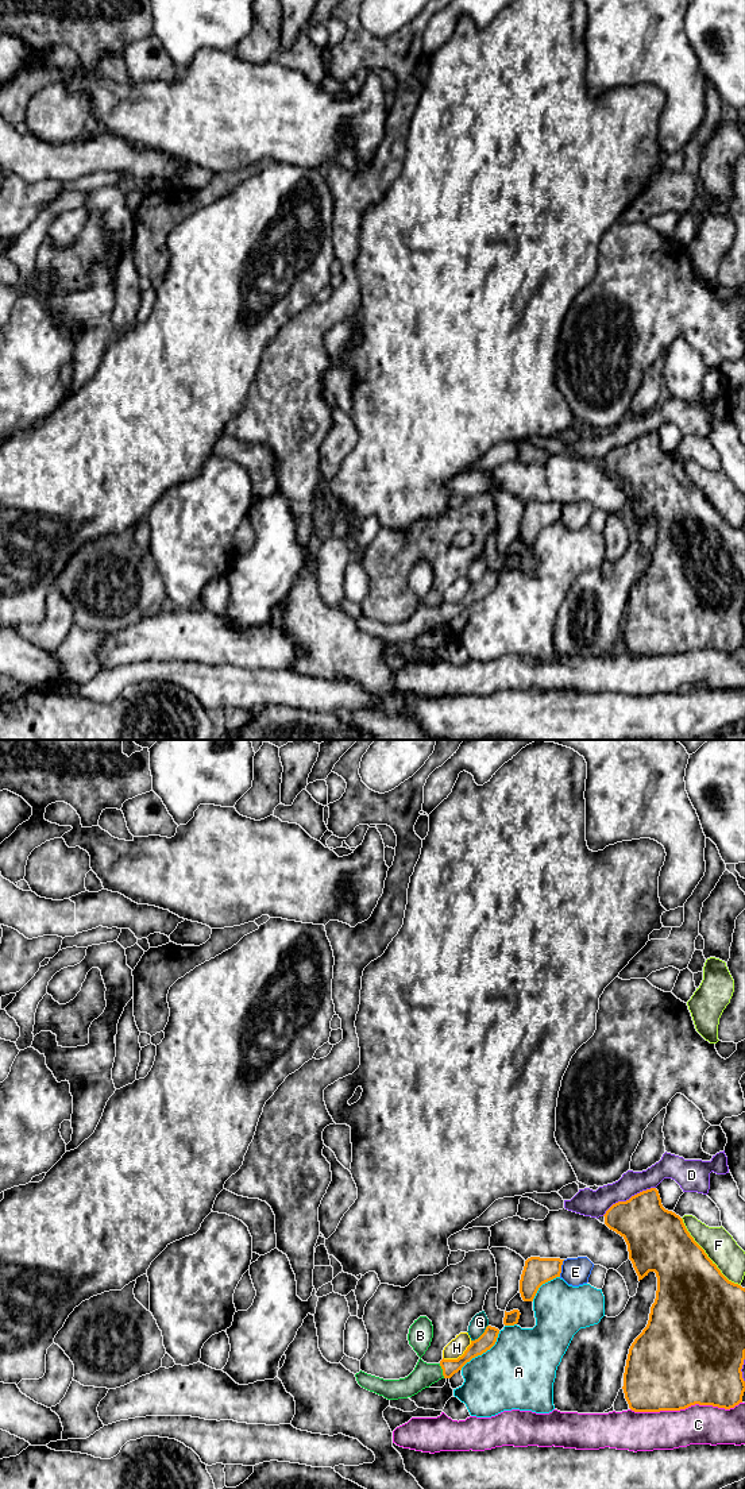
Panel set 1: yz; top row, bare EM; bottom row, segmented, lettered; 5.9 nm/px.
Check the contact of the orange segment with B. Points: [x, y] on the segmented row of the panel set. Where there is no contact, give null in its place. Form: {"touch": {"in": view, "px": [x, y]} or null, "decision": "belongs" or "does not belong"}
{"touch": {"in": "yz", "px": [443, 1370]}, "decision": "belongs"}

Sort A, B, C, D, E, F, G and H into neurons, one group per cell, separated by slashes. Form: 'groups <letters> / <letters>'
groups A / B / C / D / E / F / G / H

